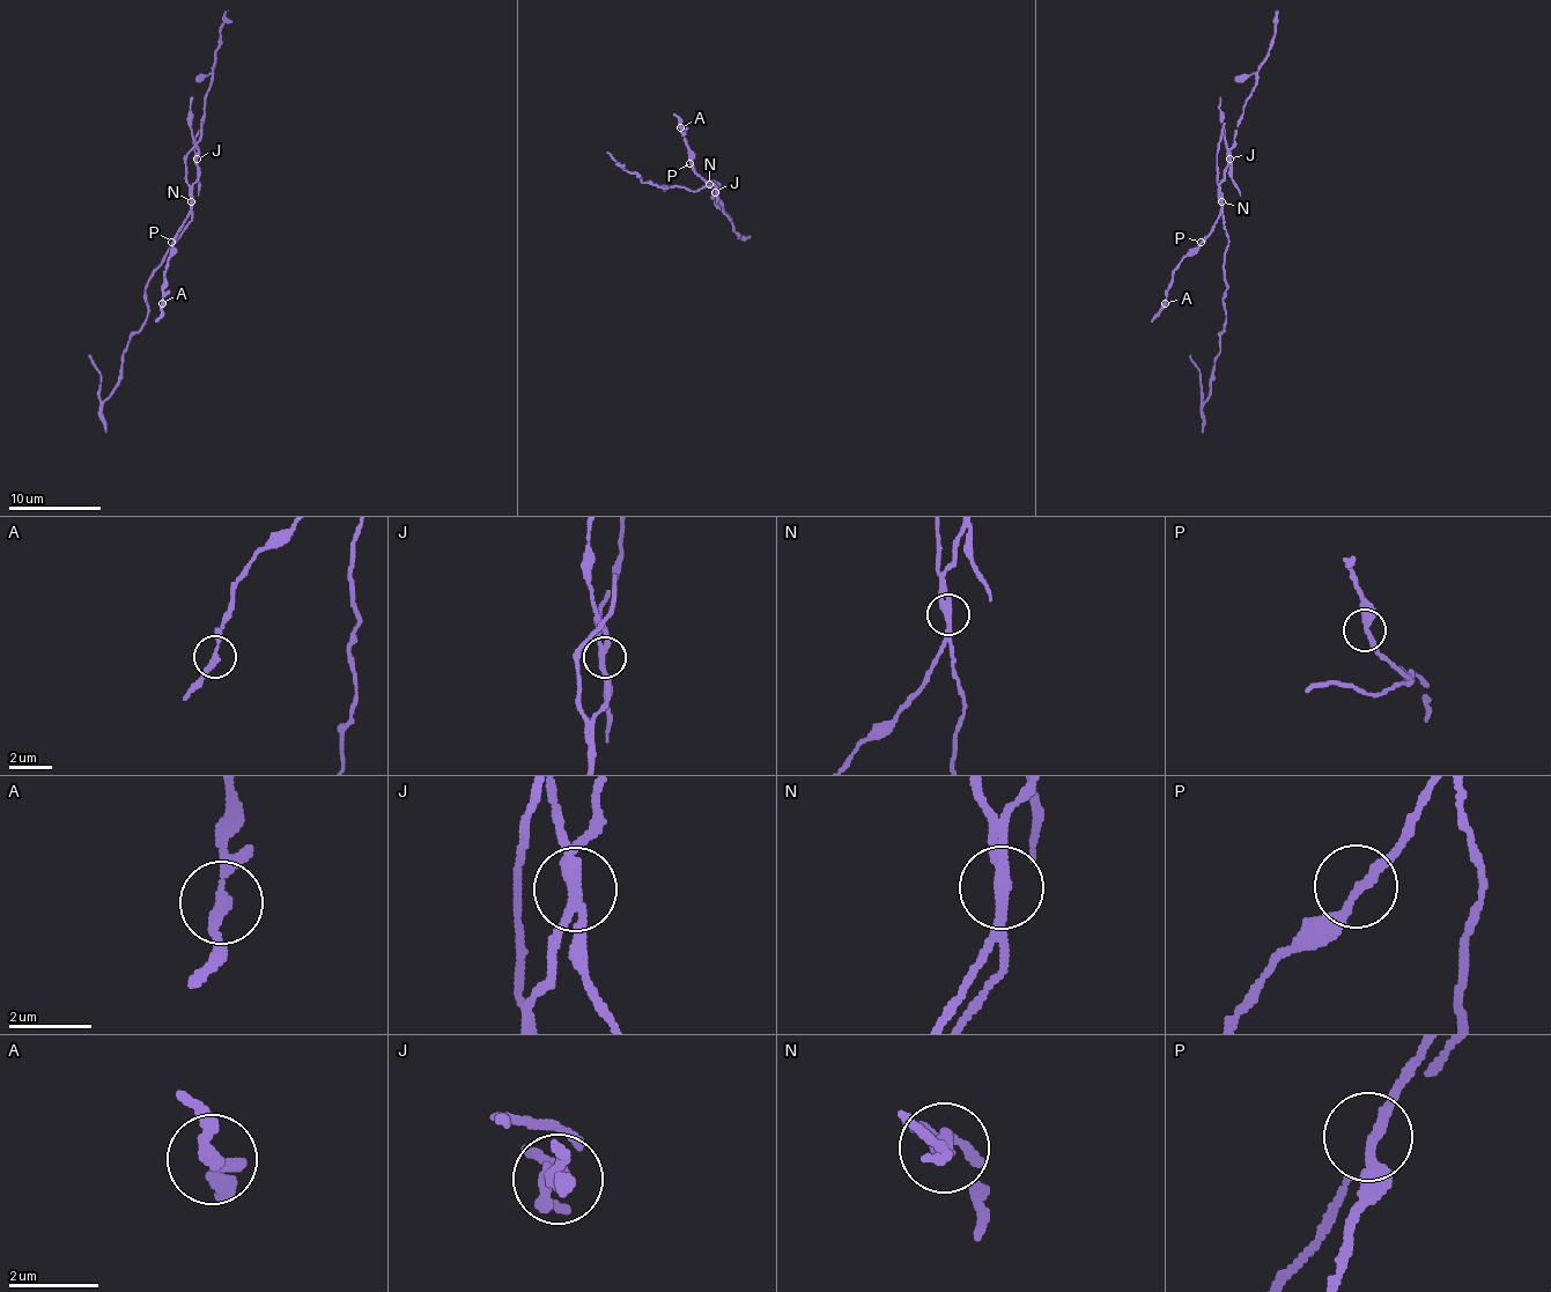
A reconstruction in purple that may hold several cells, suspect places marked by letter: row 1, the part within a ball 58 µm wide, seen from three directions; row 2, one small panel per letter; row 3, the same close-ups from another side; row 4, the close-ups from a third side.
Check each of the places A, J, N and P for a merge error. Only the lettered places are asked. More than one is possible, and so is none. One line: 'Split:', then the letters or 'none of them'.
Split: J, N

